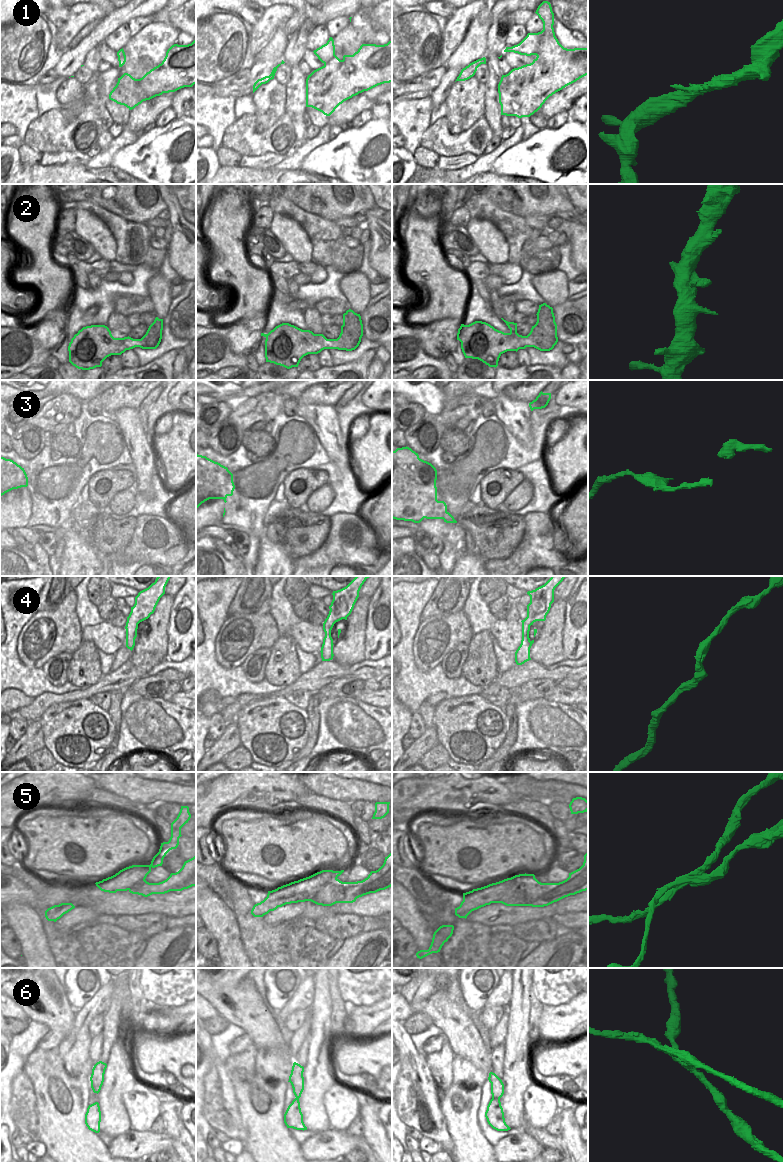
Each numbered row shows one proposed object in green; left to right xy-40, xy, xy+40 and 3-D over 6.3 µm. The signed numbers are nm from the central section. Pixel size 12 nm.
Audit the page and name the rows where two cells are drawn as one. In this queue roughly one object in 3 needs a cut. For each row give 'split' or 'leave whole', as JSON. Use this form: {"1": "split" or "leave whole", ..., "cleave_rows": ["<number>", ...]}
{"1": "leave whole", "2": "leave whole", "3": "leave whole", "4": "leave whole", "5": "split", "6": "split", "cleave_rows": ["5", "6"]}

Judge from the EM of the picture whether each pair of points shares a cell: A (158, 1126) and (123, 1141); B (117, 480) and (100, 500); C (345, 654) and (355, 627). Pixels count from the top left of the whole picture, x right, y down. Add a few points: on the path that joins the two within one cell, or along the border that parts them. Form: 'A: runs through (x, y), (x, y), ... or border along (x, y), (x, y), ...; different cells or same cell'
A: border along (150, 1130), (166, 1134); different cells
B: runs through (112, 485), (109, 492), (105, 495); same cell
C: runs through (351, 647), (355, 634); same cell

